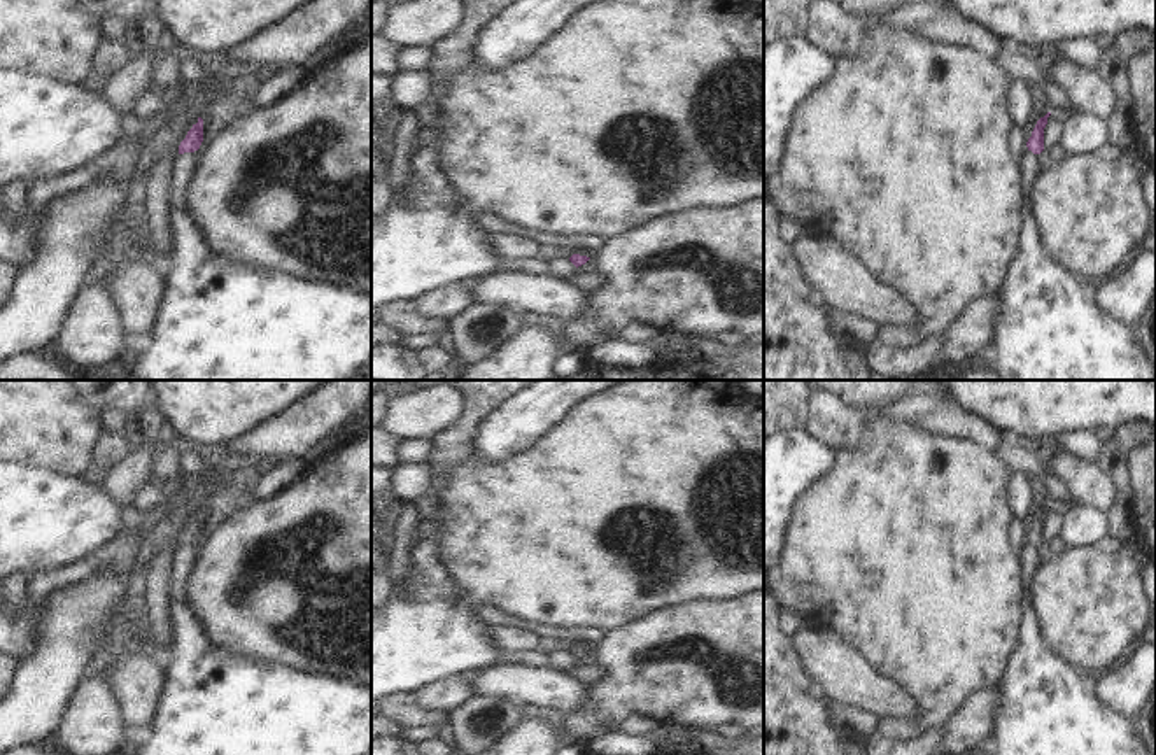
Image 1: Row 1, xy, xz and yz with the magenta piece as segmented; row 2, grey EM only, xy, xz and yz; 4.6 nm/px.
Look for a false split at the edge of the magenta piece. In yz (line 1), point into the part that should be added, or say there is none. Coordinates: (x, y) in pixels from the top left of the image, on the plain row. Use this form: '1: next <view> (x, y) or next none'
1: next yz (1046, 710)

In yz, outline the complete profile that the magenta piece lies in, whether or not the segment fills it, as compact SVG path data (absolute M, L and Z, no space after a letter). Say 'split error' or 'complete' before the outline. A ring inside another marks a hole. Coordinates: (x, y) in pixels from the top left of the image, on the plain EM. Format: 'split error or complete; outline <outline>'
split error; outline M1047 505L1040 510L1026 534L1026 547L1023 550L1023 624L1019 629L1019 645L1009 657L1009 666L1000 680L1000 709L995 715L993 755L1152 755L1147 743L1137 732L1137 723L1123 718L1109 708L1096 694L1091 694L1082 680L1082 671L1070 664L1065 657L1047 646L1042 625L1033 606L1033 582L1040 568L1039 547L1044 543L1044 520L1047 517Z

